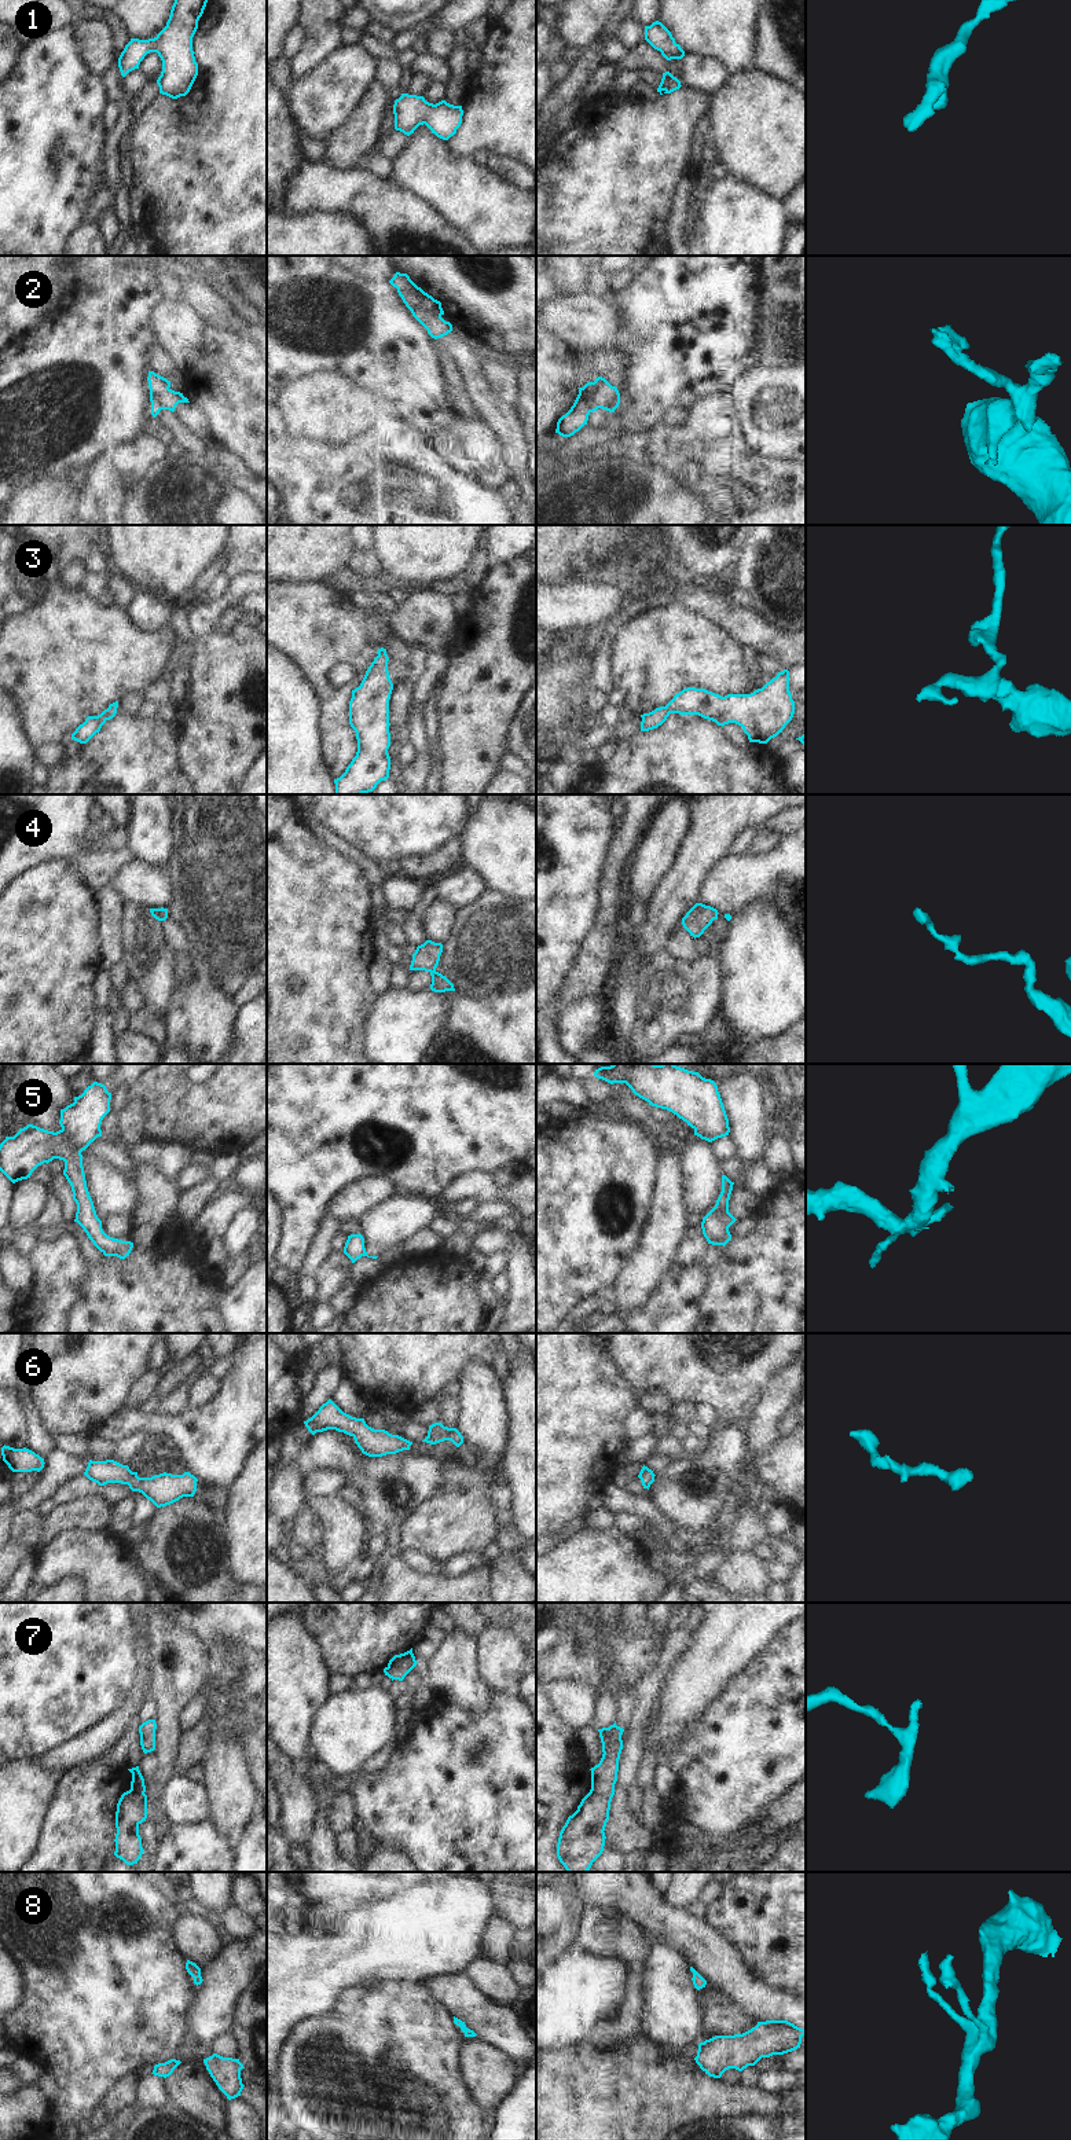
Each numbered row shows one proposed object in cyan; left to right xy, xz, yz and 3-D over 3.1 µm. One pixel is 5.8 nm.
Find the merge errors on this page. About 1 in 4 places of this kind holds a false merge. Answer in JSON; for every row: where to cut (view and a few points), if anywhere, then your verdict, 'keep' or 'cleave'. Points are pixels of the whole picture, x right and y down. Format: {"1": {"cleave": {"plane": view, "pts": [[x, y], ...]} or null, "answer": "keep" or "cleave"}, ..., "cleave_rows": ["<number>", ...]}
{"1": {"cleave": null, "answer": "keep"}, "2": {"cleave": null, "answer": "keep"}, "3": {"cleave": null, "answer": "keep"}, "4": {"cleave": null, "answer": "keep"}, "5": {"cleave": {"plane": "yz", "pts": [[721, 1207], [721, 1221], [727, 1229]]}, "answer": "cleave"}, "6": {"cleave": null, "answer": "keep"}, "7": {"cleave": null, "answer": "keep"}, "8": {"cleave": null, "answer": "keep"}, "cleave_rows": ["5"]}

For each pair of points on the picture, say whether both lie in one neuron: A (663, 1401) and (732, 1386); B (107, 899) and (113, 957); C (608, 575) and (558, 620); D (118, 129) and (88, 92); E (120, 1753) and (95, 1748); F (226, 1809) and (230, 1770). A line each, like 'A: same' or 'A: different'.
A: different
B: same
C: different
D: different
E: different
F: same

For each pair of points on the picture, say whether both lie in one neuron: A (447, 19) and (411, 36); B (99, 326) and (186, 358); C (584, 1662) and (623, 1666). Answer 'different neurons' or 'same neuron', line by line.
A: same neuron
B: different neurons
C: same neuron

